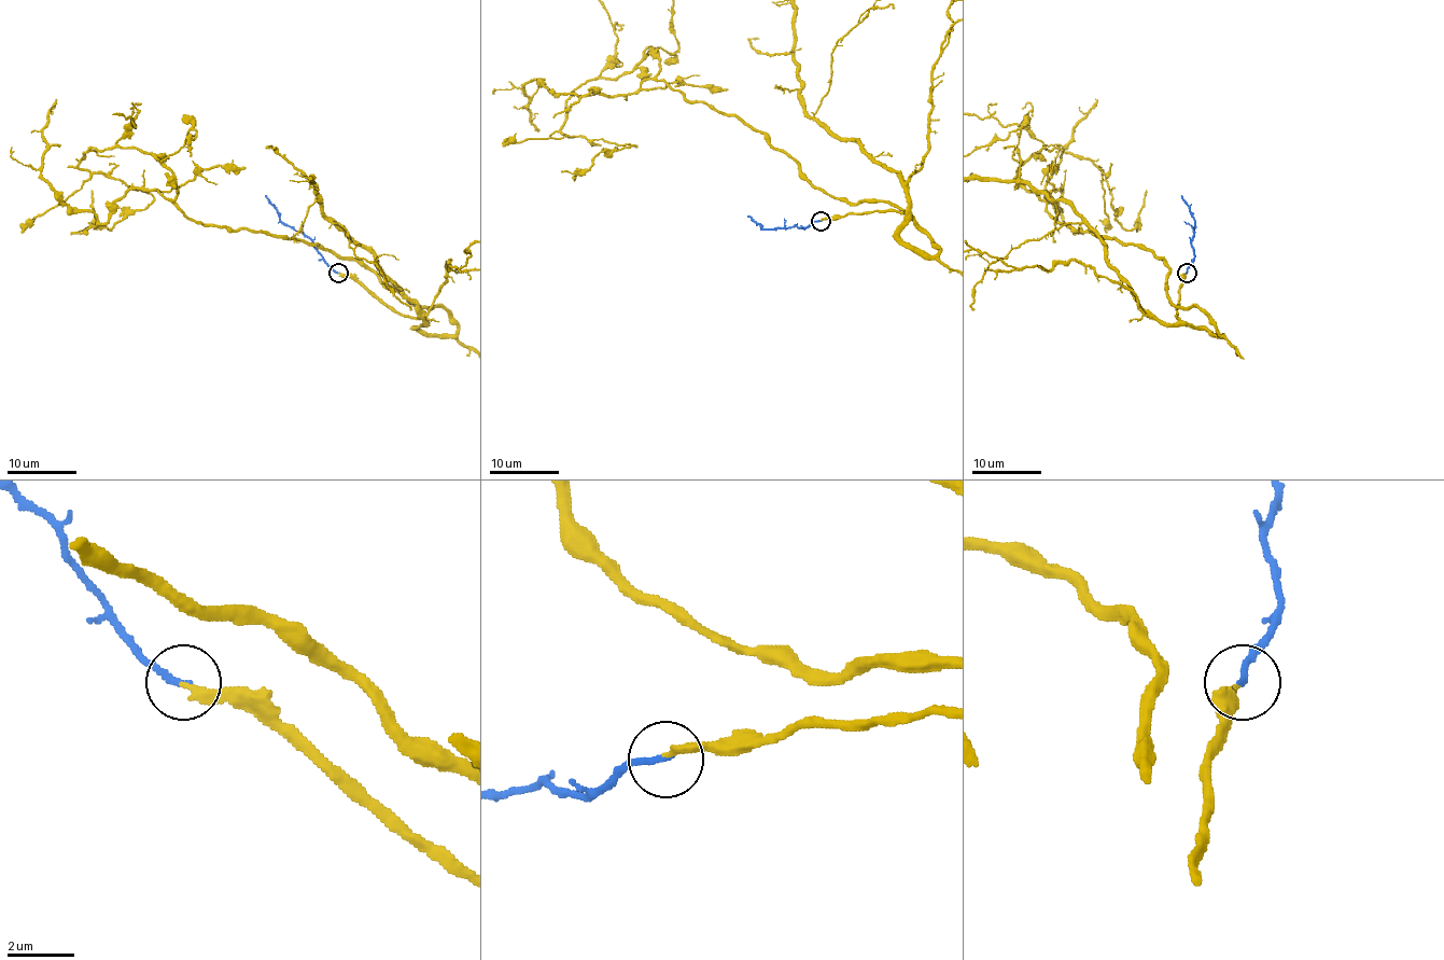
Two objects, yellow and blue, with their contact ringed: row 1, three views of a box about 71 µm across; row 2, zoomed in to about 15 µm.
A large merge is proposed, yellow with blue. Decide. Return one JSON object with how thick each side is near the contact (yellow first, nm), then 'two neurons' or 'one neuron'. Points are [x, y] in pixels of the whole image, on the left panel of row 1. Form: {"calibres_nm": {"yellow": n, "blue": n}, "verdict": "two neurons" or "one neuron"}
{"calibres_nm": {"yellow": 240, "blue": 190}, "verdict": "one neuron"}

